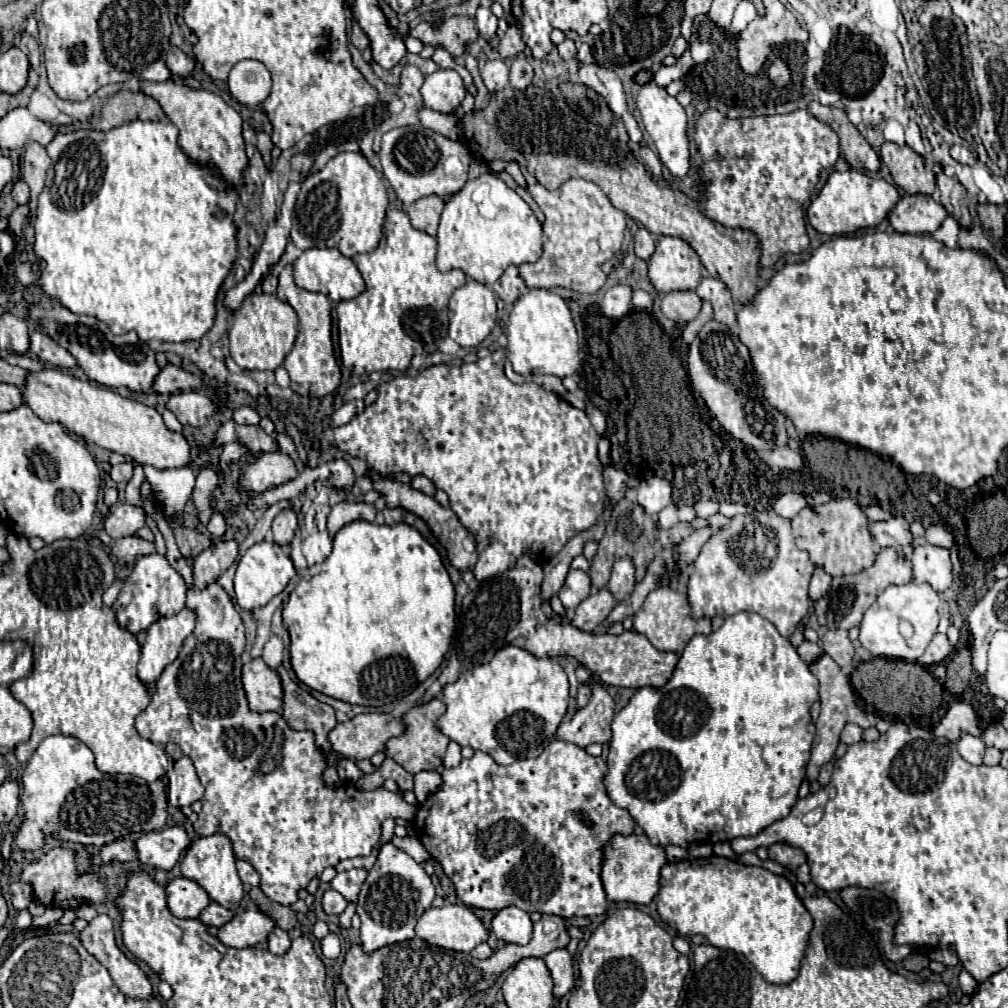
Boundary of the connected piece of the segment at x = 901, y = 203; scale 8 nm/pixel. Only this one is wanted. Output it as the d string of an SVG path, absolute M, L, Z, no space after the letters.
M904 196L898 200L898 204L890 210L888 214L888 224L902 234L934 234L938 230L938 226L942 224L942 220L946 218L946 210L944 206L940 206L938 202L932 200L932 196Z

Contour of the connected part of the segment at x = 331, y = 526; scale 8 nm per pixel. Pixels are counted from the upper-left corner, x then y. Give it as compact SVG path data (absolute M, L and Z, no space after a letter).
M340 502L332 508L330 516L328 516L328 532L330 536L334 536L340 528L344 528L346 524L354 522L354 520L368 520L368 522L374 522L378 510L372 506L372 504L366 504L366 502Z

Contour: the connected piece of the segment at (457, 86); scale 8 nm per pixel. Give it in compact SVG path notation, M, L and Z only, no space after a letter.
M436 70L422 84L424 106L442 114L452 114L464 100L462 78L454 70Z

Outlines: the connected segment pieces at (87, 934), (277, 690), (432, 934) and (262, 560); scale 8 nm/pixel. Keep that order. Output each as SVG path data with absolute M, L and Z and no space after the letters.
M98 914L94 920L90 920L88 926L80 932L80 942L96 960L100 960L102 966L106 966L112 980L126 996L152 996L152 986L146 974L118 948L114 936L114 922L108 914Z
M262 658L248 660L242 668L242 686L254 712L278 712L282 708L282 686L278 674Z
M444 904L440 908L428 908L418 918L416 936L432 946L470 952L480 942L486 942L488 932L468 906Z
M268 540L254 544L252 548L248 548L248 552L240 558L238 568L236 568L236 576L234 576L234 590L236 590L236 602L240 608L254 612L254 608L262 608L266 606L276 594L280 594L288 580L294 576L294 566L290 556L286 556L286 552L278 546L272 544Z

